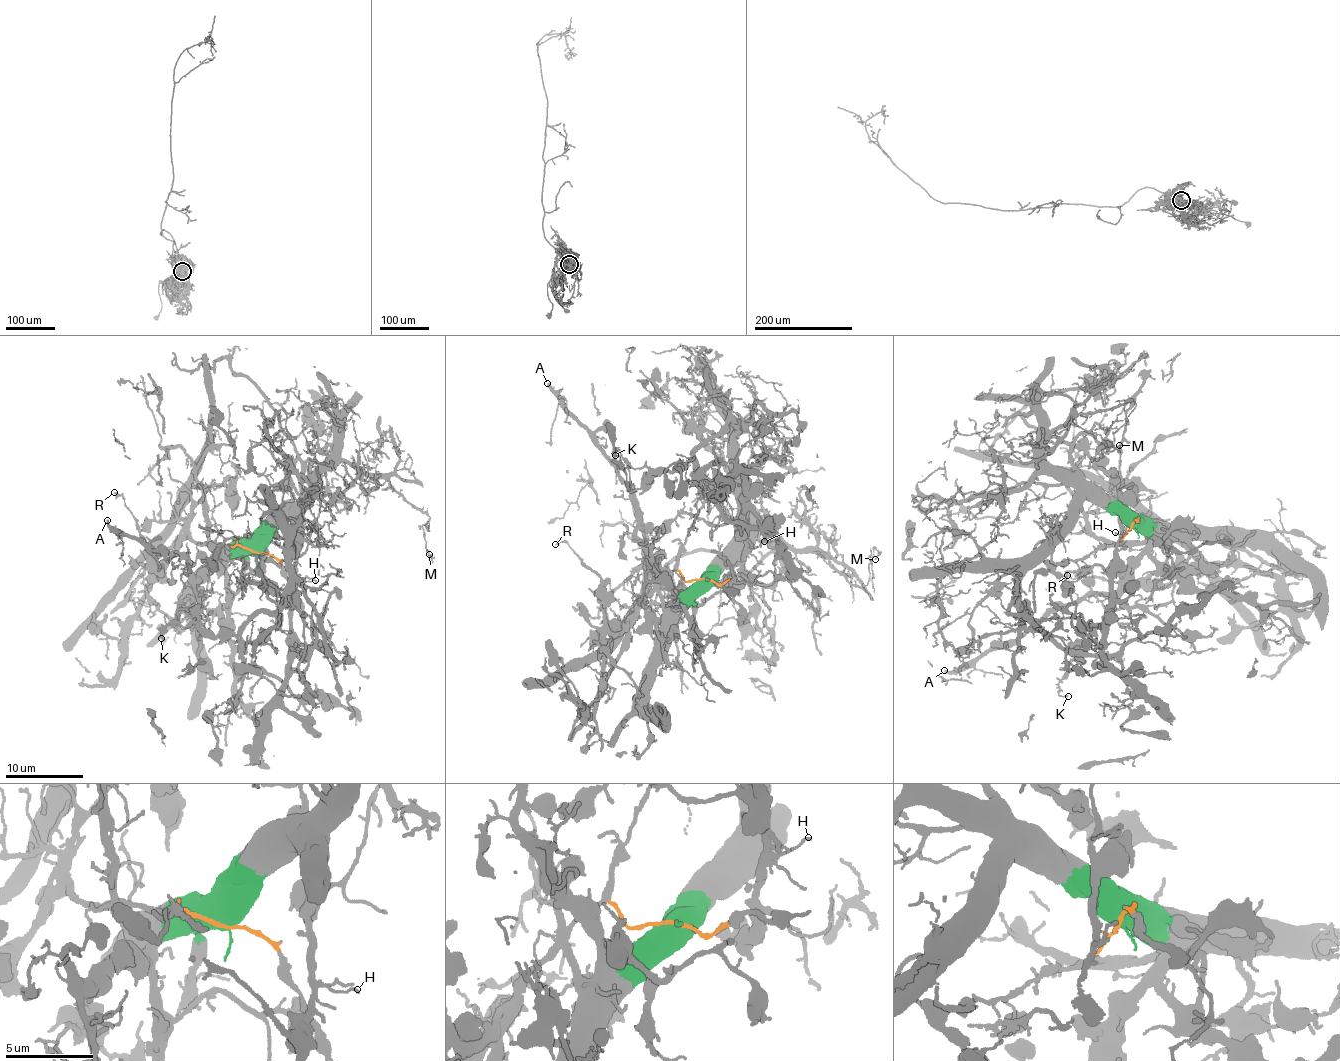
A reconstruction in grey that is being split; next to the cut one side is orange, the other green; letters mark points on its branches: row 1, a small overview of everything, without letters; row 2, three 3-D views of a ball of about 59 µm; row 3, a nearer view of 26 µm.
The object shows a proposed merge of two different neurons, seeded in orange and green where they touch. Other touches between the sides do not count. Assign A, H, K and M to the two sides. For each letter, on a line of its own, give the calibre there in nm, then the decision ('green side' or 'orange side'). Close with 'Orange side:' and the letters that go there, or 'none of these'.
A: calibre 280 nm; green side
H: calibre 140 nm; green side
K: calibre 140 nm; green side
M: calibre 90 nm; green side
Orange side: none of these

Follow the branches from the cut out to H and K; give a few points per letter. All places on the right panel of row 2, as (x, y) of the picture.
H: (1131, 526), (1083, 499), (1047, 533), (1021, 579), (1028, 628), (1093, 653), (1102, 668), (1114, 533)
K: (1131, 526), (1083, 499), (1047, 533), (1021, 579), (1028, 628), (1082, 657), (1059, 688), (1068, 696)

